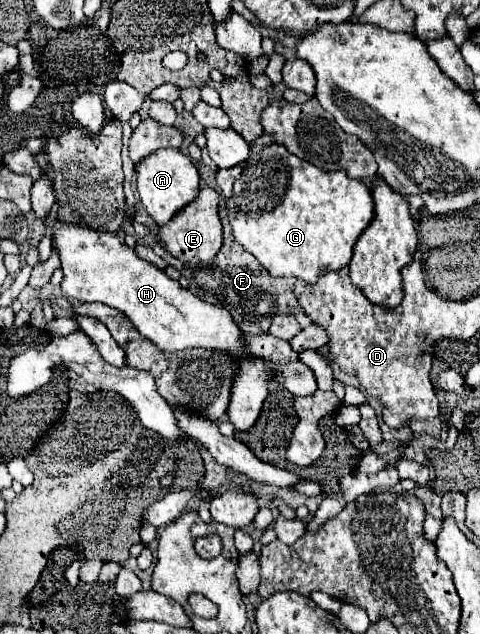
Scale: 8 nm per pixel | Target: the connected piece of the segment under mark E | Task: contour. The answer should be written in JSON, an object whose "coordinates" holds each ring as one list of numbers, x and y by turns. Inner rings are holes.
{"coordinates":[[212,187,200,189,198,197,186,205,166,227,160,227,162,245,180,261,210,261,222,247,222,223,218,217,218,193]]}

